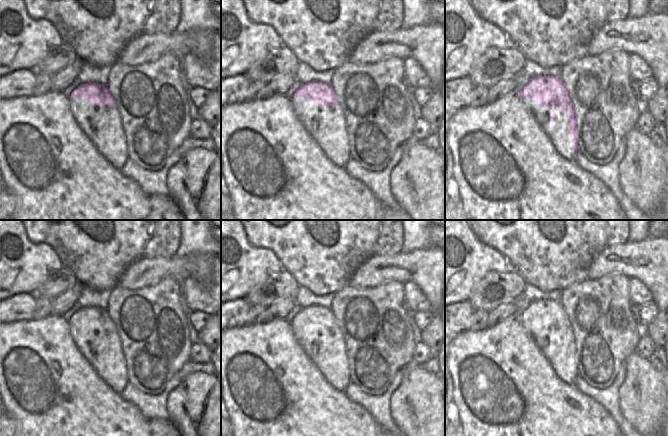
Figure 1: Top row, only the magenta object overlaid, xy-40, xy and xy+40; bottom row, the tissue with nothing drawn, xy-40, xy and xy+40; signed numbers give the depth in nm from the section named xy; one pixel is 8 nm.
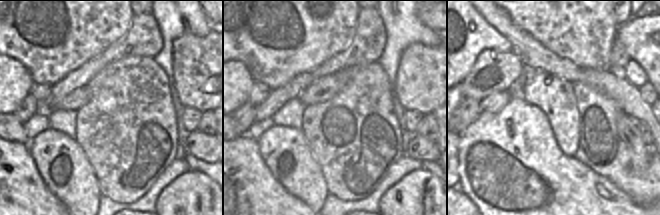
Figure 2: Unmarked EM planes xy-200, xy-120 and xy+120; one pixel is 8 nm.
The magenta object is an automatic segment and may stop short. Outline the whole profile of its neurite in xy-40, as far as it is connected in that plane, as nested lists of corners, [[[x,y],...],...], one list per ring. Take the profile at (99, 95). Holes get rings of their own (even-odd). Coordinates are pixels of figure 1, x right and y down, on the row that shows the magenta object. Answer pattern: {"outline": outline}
{"outline": [[[89,82],[78,86],[68,98],[79,97],[83,102],[89,102],[99,110],[101,106],[109,108],[116,103],[114,97],[110,93],[108,84],[97,84]]]}

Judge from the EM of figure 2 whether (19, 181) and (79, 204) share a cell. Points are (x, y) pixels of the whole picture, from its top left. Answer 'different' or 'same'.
different

